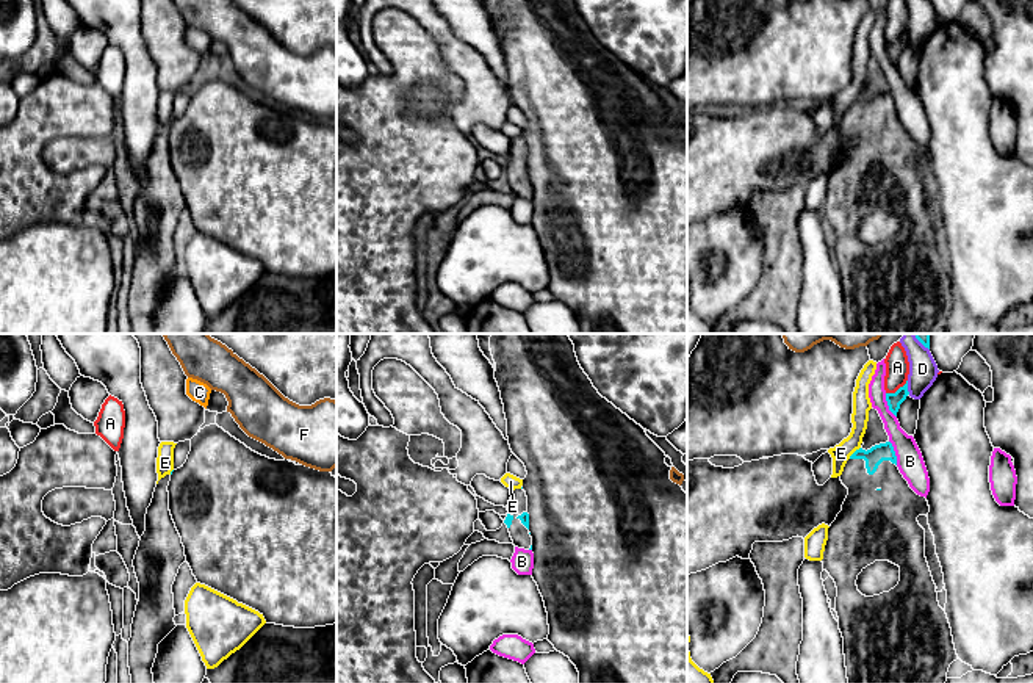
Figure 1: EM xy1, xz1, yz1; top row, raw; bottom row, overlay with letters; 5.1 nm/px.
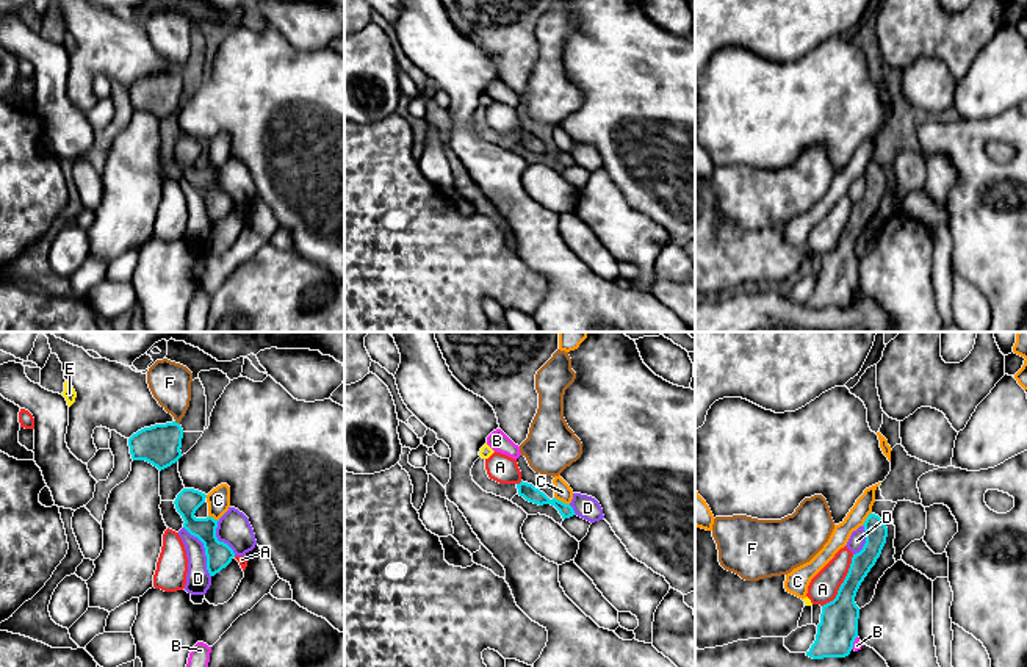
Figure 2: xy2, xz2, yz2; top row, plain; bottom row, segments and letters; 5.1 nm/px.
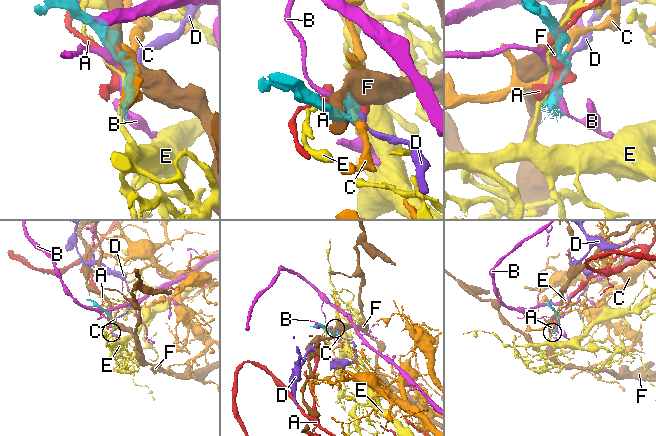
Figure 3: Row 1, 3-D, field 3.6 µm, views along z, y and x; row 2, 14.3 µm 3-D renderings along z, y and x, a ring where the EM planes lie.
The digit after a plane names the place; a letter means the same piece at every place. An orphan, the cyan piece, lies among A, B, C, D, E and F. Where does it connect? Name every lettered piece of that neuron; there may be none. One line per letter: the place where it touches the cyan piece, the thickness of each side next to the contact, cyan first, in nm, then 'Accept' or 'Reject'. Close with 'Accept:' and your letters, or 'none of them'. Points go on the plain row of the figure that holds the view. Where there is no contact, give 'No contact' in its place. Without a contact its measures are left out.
A: Touches cyan at yz2 (843, 232). Thickness 200 nm (cyan) against 150 nm. Reject
B: Touches cyan at yz1 (888, 54). Thickness 80 nm (cyan) against 120 nm. Reject
C: Touches cyan at xz2 (561, 151). Thickness 80 nm (cyan) against 90 nm. Reject
D: Touches cyan at xy2 (205, 201). Thickness 140 nm (cyan) against 130 nm. Reject
E: Touches cyan at yz1 (853, 102). Thickness 100 nm (cyan) against 100 nm. Reject
F: Touches cyan at xy2 (177, 72). Thickness 220 nm (cyan) against 220 nm. Reject
Accept: none of them

